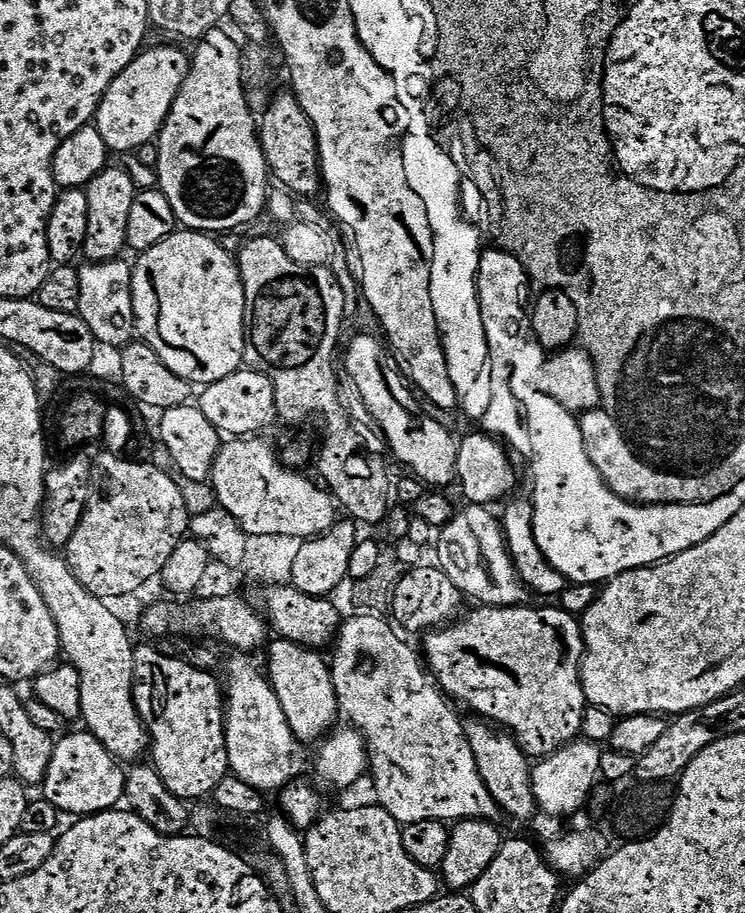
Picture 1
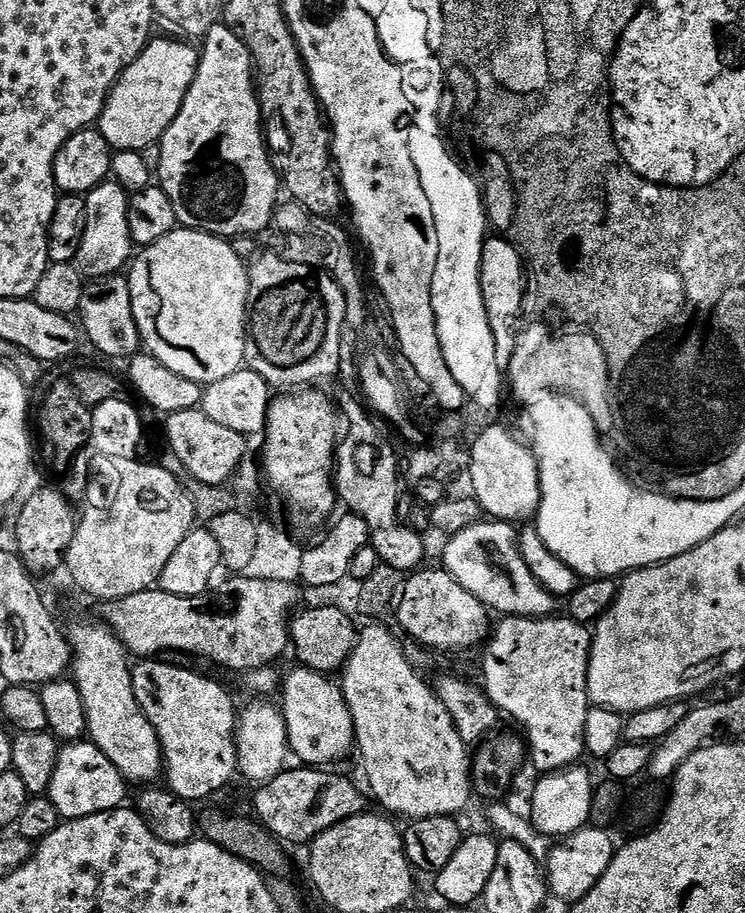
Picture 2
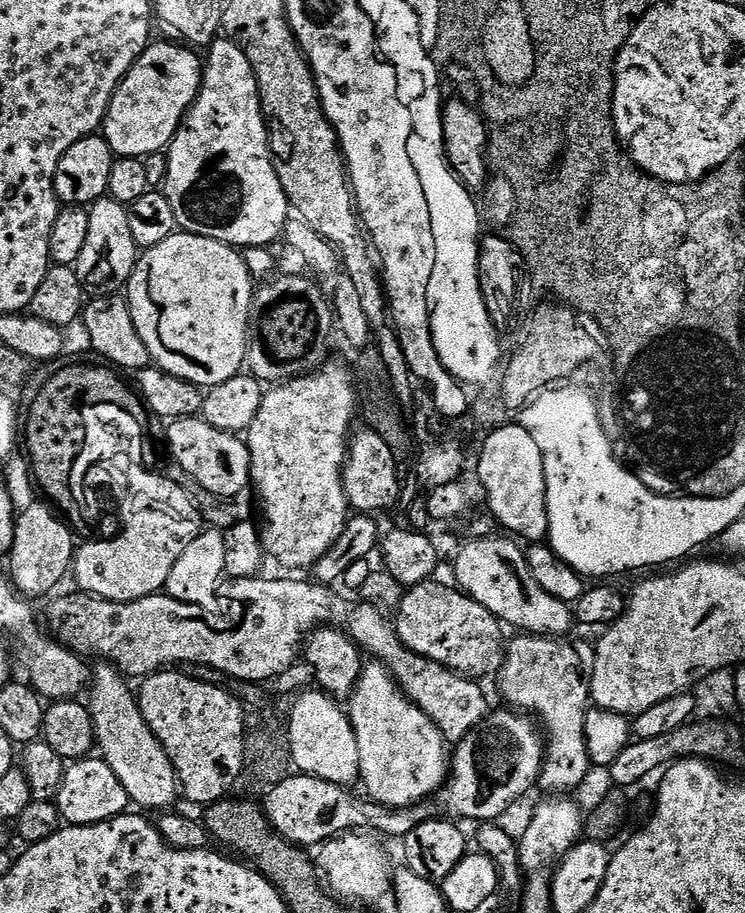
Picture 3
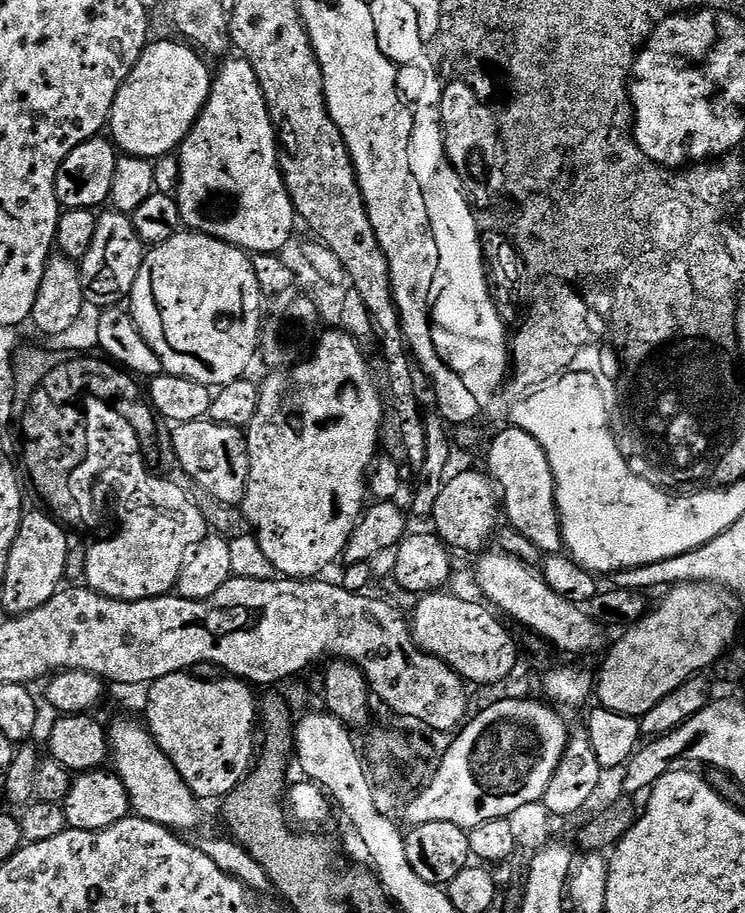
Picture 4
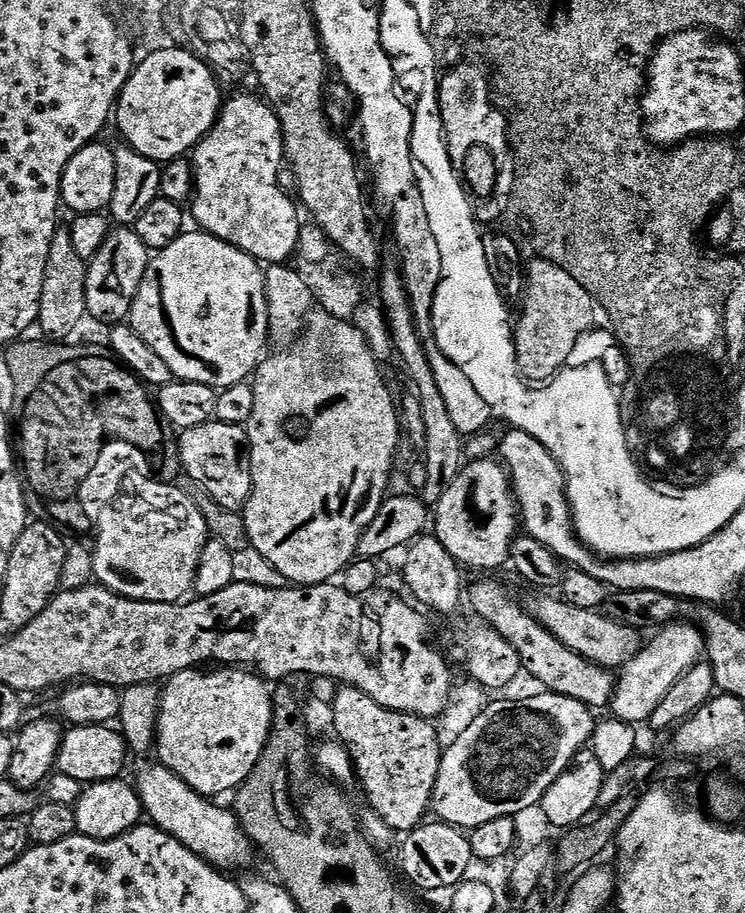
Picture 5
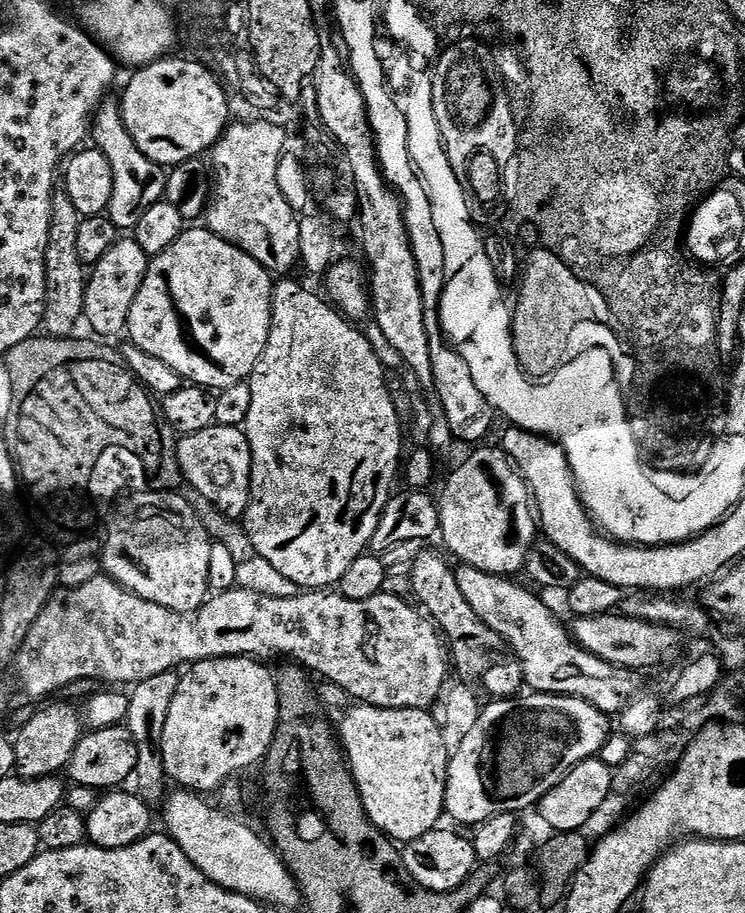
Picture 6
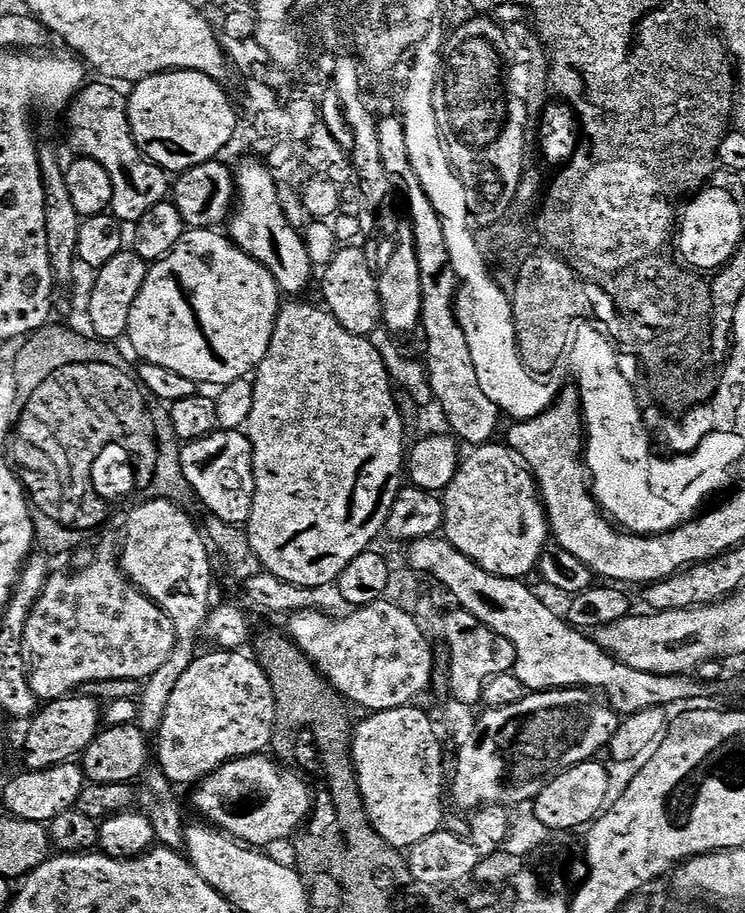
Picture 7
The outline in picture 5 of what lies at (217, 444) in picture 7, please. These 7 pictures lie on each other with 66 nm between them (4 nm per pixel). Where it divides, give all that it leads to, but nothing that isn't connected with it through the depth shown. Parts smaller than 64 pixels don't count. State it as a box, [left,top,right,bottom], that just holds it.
[178,422,252,510]

